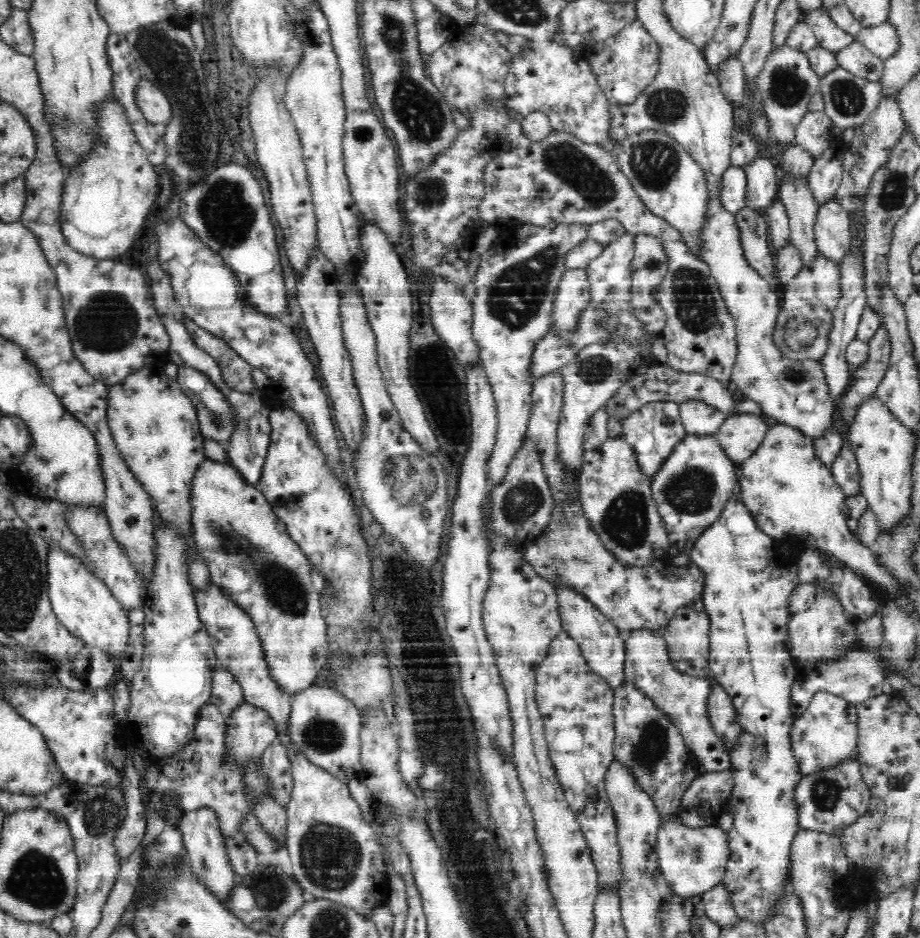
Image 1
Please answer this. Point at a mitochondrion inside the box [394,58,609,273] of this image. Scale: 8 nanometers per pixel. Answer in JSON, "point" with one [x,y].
{"point":[427,193]}

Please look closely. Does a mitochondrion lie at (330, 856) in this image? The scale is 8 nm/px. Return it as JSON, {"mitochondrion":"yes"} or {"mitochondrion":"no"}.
{"mitochondrion":"yes"}

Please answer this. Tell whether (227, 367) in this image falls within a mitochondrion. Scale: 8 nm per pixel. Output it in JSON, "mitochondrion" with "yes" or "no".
{"mitochondrion":"no"}

